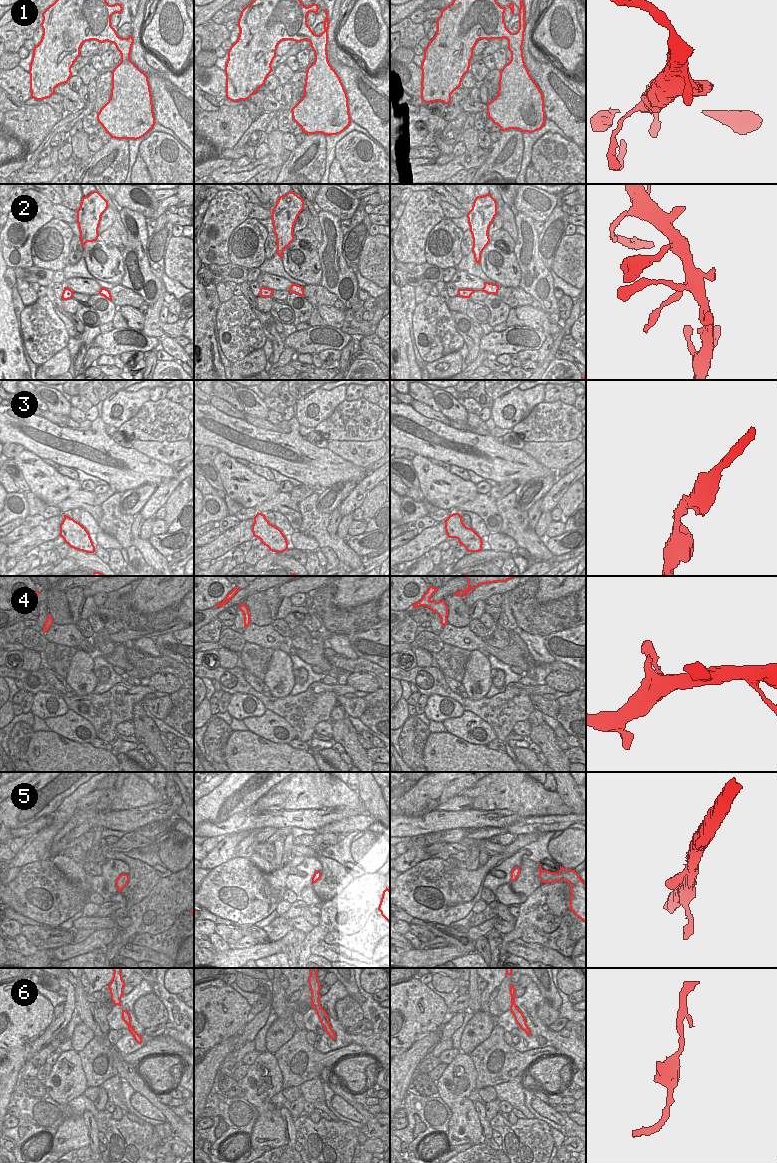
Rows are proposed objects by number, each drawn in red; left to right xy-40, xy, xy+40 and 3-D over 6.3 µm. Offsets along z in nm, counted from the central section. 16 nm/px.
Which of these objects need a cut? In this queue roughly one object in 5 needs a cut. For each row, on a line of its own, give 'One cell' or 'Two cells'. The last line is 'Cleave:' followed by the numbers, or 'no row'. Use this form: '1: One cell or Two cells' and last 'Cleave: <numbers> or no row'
1: One cell
2: One cell
3: One cell
4: One cell
5: One cell
6: One cell
Cleave: no row

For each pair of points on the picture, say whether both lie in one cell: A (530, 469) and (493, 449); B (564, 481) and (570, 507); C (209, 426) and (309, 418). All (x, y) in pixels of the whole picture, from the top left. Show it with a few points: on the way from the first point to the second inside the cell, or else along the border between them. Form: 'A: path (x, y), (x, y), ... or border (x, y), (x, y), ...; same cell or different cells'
A: path (521, 467), (511, 464), (502, 456); same cell
B: border (575, 481), (563, 494), (556, 506); different cells
C: border (296, 418), (300, 424); different cells

